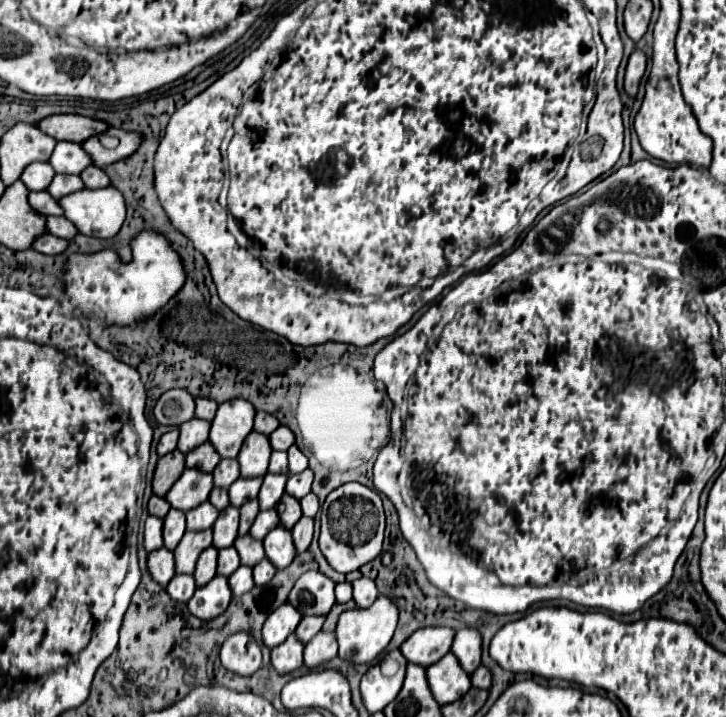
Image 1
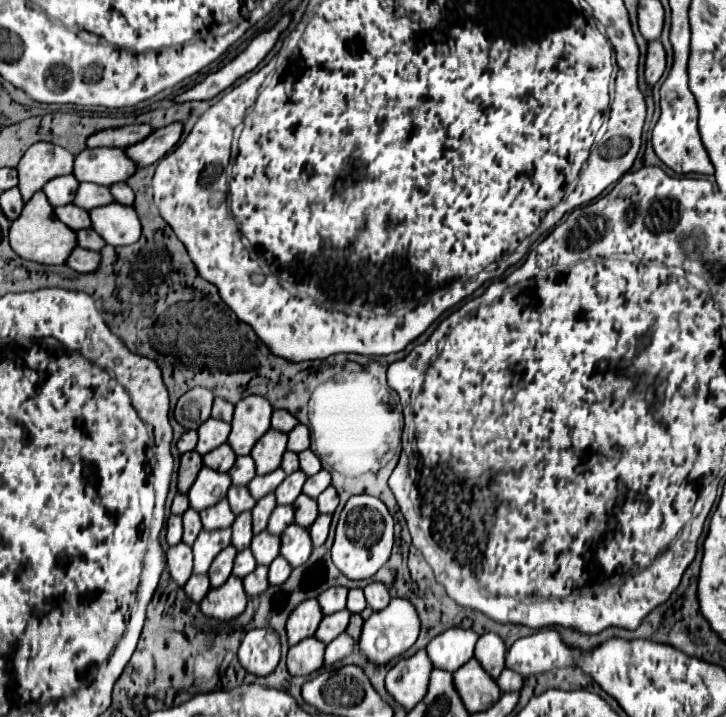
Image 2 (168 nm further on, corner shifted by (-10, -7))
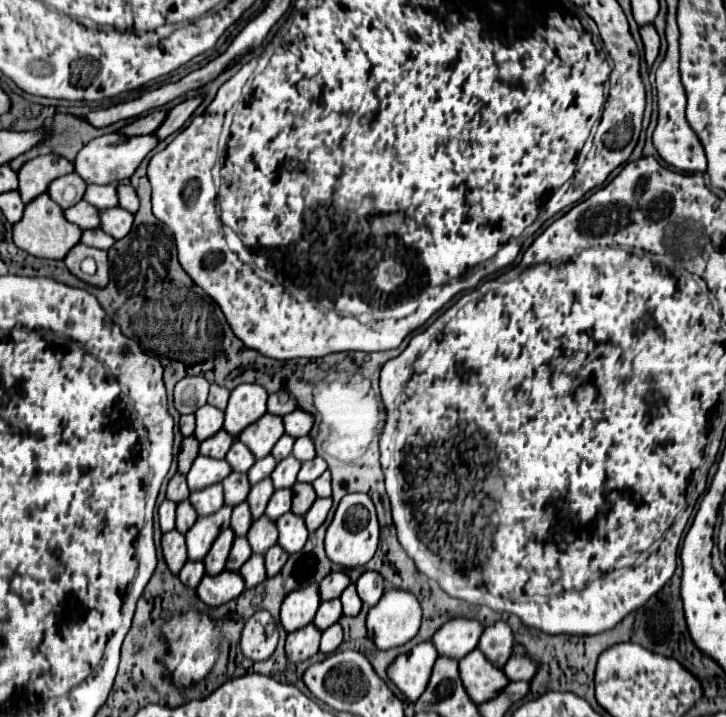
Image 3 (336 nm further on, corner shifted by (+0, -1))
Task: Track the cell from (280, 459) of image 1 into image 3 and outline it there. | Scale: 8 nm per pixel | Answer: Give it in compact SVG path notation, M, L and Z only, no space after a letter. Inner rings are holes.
M284 434L284 436L276 442L276 446L272 448L272 456L274 456L276 460L282 460L282 458L290 456L292 446L294 446L294 440L296 440L296 438L290 438L288 434Z

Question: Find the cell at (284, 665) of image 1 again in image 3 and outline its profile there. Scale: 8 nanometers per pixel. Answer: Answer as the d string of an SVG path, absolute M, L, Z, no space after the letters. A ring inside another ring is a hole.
M314 624L304 626L296 632L290 632L286 638L286 654L288 654L290 662L298 664L298 662L304 662L310 656L314 656L318 652L320 634L322 632Z

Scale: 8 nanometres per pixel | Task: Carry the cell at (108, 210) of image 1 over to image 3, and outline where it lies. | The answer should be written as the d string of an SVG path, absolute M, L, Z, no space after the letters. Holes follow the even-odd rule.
M112 208L112 210L102 210L100 212L102 218L102 230L106 230L110 236L114 236L116 240L124 238L134 222L134 216L122 208Z

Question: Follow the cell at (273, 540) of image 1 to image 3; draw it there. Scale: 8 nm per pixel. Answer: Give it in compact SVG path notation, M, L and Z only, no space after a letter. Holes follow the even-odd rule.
M286 512L276 520L276 526L278 526L278 532L280 532L278 544L288 554L300 552L304 548L304 544L308 540L308 530L306 530L306 524L304 524L304 516L298 516L294 512Z

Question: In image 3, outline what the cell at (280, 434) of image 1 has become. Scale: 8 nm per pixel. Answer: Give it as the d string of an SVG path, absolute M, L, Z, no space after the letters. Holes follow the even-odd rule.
M300 408L286 414L286 418L284 418L286 434L290 434L294 438L306 436L310 432L310 426L314 426L314 416L310 412L306 412L306 410L300 410Z

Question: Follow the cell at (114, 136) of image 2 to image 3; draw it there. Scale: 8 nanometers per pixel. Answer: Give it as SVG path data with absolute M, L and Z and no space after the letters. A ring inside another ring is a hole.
M162 108L162 110L154 110L154 112L146 114L146 116L140 116L140 118L136 118L132 124L124 126L120 132L122 132L122 134L126 134L126 136L154 134L154 132L160 128L160 124L164 122L166 114L168 114L168 110L164 110L164 108Z

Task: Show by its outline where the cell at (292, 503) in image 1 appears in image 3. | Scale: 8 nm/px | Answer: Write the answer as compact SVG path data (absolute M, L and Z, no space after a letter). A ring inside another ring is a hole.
M294 484L294 502L292 502L294 514L304 516L314 504L314 500L316 500L316 494L314 494L312 484Z

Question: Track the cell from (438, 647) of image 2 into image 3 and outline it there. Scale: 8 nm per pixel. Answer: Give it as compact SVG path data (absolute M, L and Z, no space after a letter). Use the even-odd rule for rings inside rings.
M454 618L434 634L432 642L440 656L450 656L460 660L478 646L482 630L484 626L478 620Z

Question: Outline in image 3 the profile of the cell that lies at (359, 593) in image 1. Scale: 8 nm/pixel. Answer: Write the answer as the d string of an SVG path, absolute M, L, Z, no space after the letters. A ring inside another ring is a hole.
M368 570L368 572L364 572L364 574L358 578L356 588L358 588L360 600L362 600L366 606L376 606L378 600L380 600L380 596L382 596L384 590L386 590L386 582L384 582L384 578L382 578L378 572Z

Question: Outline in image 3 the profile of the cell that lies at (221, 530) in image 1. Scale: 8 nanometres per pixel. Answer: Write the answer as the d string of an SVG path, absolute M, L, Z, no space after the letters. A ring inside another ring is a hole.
M242 502L242 504L234 506L232 522L230 522L230 528L234 530L234 534L236 534L236 536L246 536L250 524L252 524L252 514L250 514L248 502Z

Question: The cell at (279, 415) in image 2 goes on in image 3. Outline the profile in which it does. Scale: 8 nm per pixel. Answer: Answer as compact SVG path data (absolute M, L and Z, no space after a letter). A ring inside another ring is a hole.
M286 392L270 394L270 398L268 398L268 412L270 412L270 414L286 416L286 414L294 412L296 408L298 408L298 404L296 404L294 398L290 398L290 394L286 394Z

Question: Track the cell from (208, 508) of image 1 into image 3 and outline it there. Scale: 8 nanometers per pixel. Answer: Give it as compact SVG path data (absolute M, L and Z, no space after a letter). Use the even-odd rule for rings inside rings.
M214 484L202 490L196 490L190 494L190 502L196 508L200 516L214 514L214 510L220 510L224 506L224 490L222 484Z

